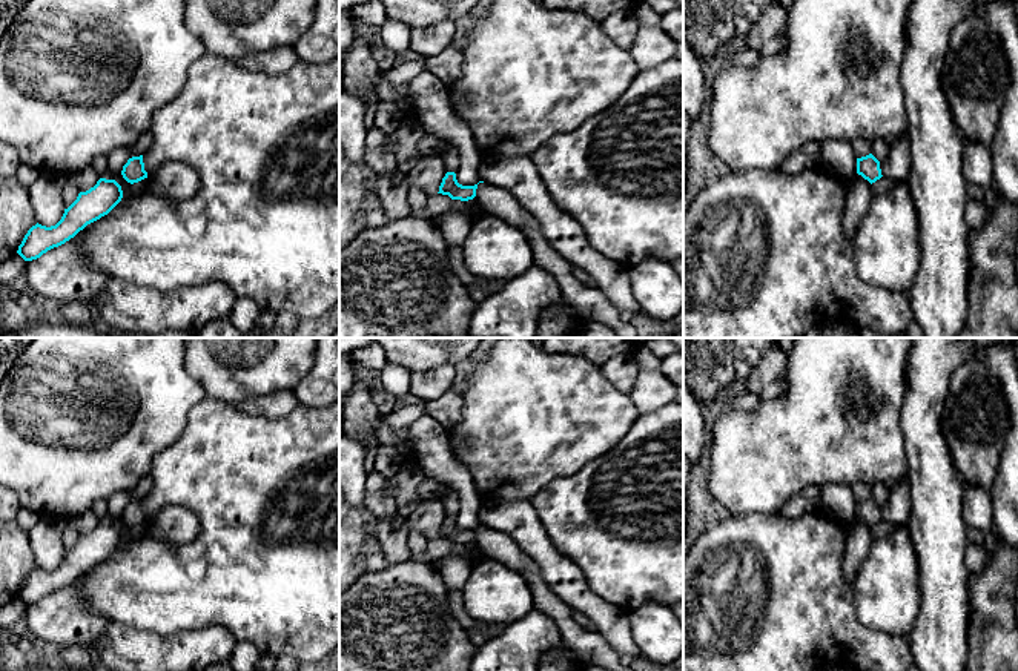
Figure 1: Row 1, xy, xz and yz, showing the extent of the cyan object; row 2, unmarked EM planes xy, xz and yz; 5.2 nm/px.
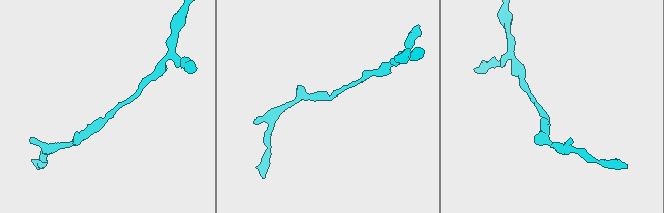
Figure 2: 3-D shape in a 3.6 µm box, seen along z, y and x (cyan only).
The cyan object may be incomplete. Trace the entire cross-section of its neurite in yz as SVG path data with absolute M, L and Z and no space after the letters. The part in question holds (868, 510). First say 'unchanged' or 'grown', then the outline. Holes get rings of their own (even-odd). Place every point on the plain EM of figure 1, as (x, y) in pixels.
unchanged; M872 497L857 502L857 517L868 524L871 528L883 521L880 505Z

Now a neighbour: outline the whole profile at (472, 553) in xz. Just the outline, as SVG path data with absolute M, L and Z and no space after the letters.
M474 542L465 545L461 551L451 551L450 556L458 556L467 560L471 567L488 559L487 554Z

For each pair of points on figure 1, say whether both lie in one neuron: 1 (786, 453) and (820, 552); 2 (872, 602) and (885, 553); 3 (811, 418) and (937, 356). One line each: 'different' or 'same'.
1: different
2: same
3: different

